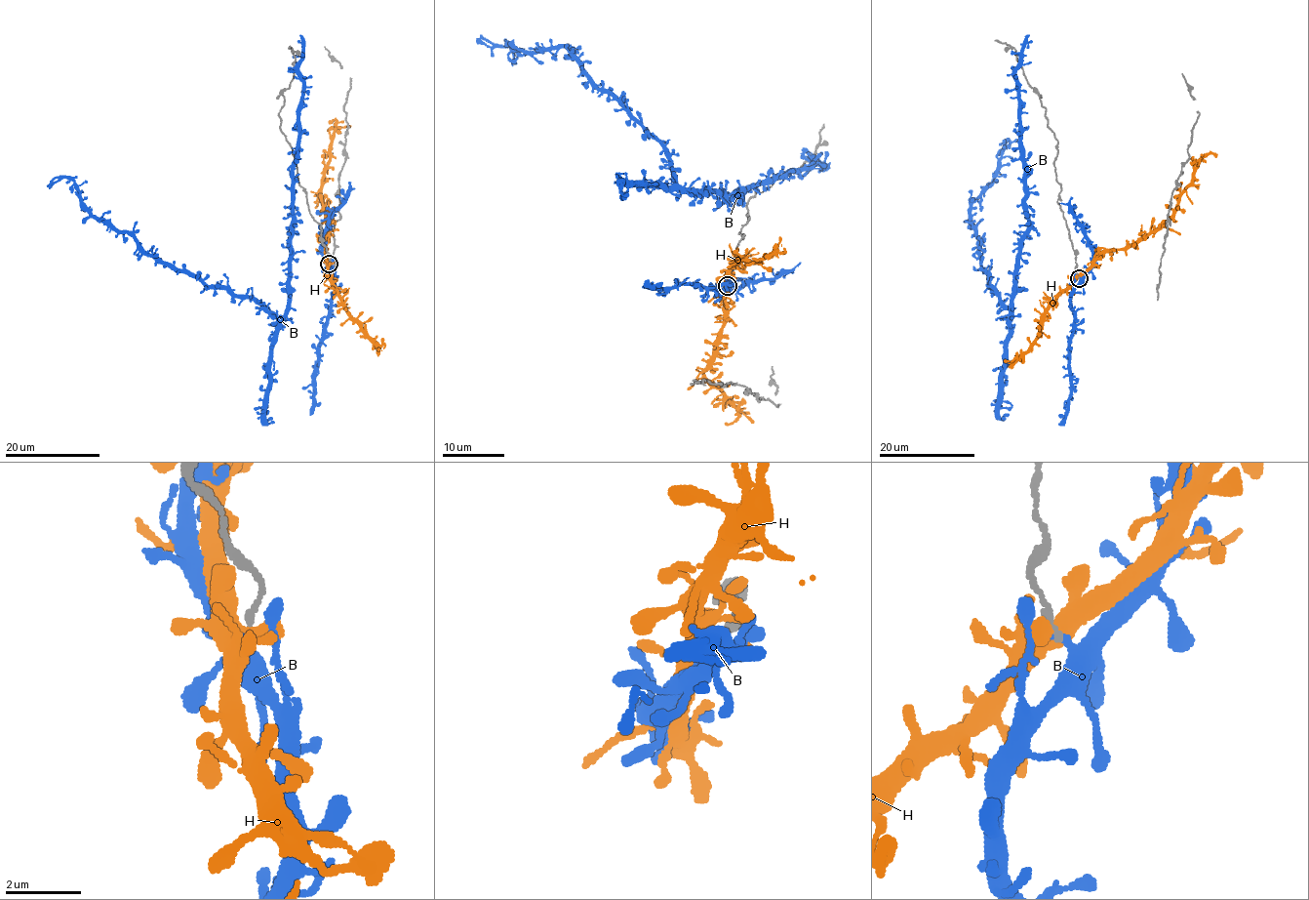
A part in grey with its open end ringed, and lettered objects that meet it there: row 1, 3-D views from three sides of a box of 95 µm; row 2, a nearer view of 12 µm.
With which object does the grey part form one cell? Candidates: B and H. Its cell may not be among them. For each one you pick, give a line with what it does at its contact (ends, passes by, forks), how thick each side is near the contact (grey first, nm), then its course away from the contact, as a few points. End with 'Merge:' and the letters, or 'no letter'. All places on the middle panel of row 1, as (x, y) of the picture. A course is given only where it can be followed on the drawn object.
Merge: no letter

